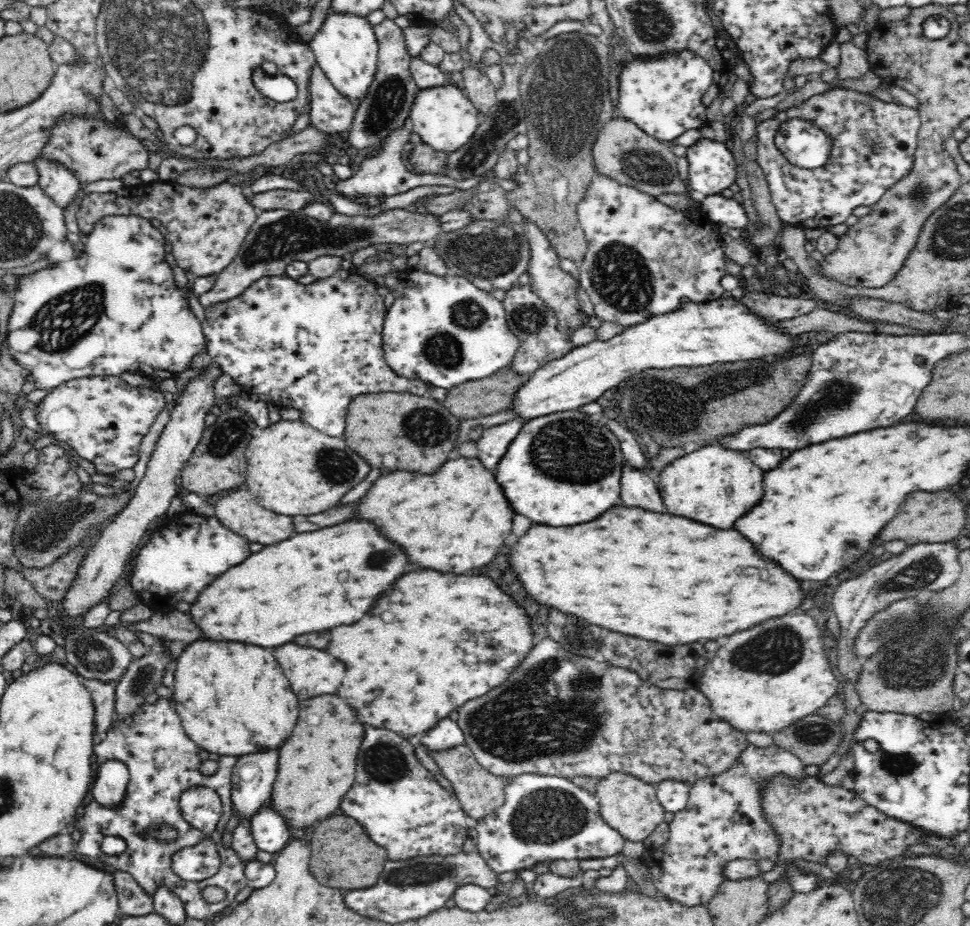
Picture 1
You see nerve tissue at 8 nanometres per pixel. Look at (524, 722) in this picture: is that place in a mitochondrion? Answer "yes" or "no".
yes

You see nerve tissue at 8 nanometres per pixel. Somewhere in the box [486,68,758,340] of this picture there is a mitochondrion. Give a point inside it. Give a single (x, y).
(621, 277)

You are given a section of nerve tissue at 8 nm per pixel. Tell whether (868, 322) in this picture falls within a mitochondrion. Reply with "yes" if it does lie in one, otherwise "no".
no

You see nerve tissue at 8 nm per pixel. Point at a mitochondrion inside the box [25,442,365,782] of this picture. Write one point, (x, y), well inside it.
(334, 465)

